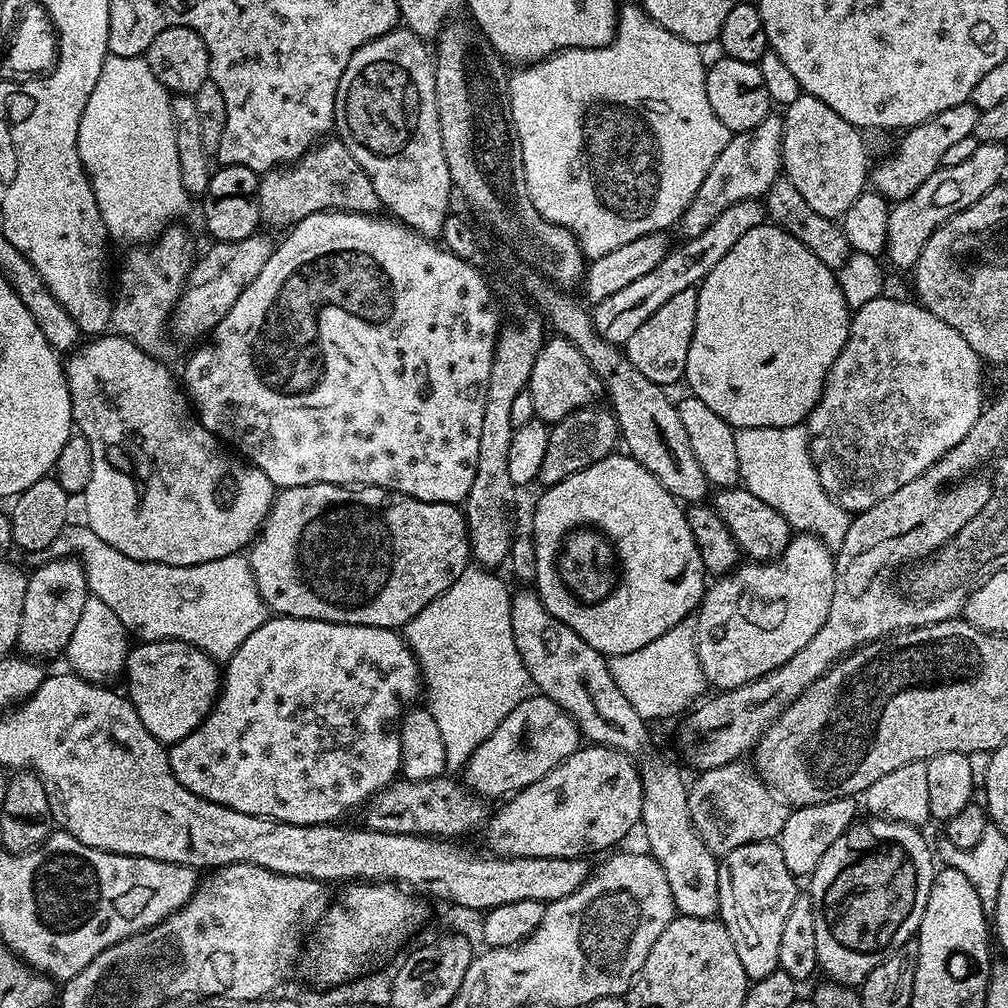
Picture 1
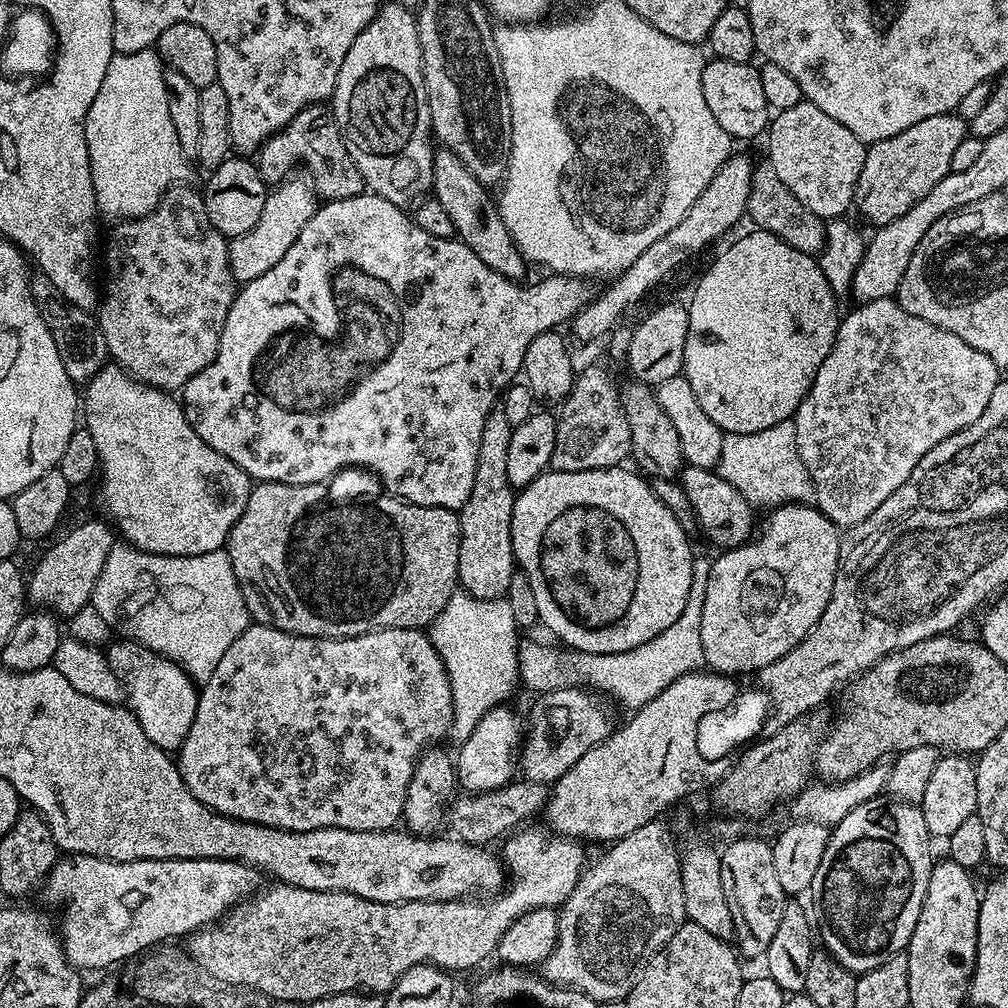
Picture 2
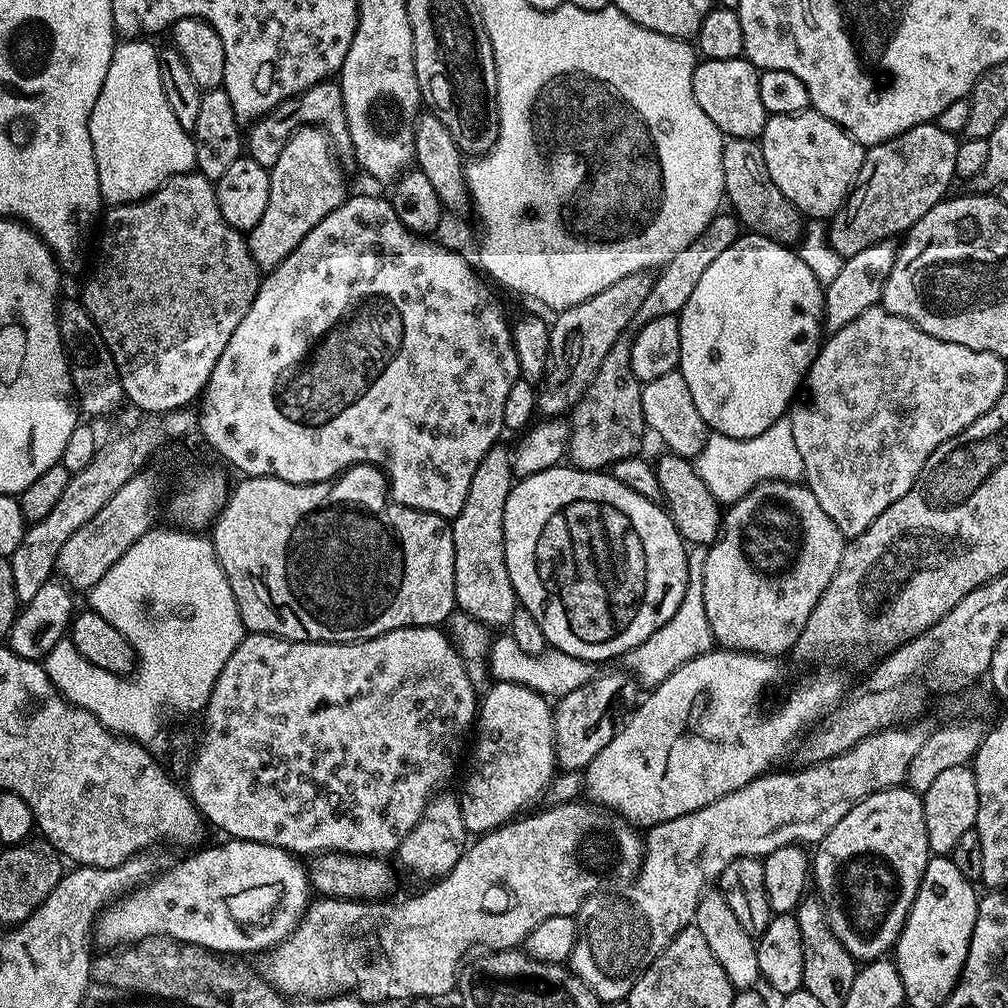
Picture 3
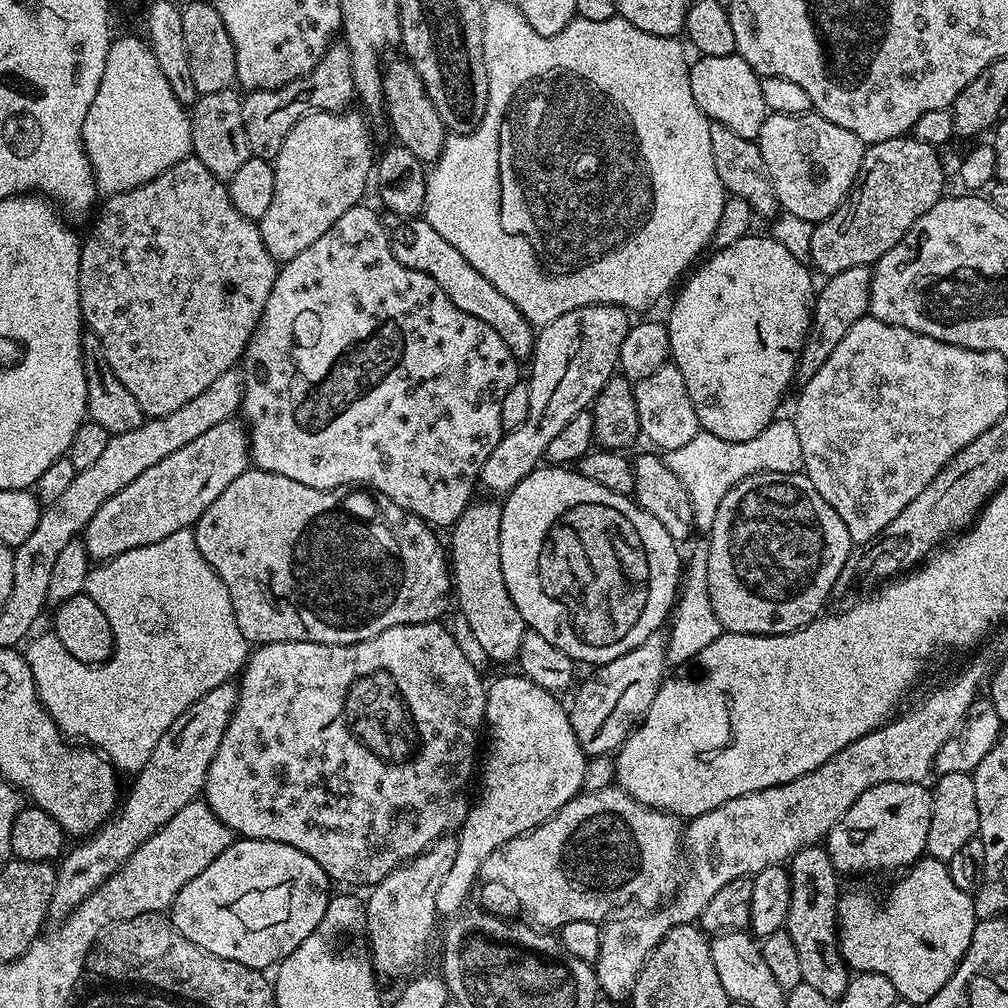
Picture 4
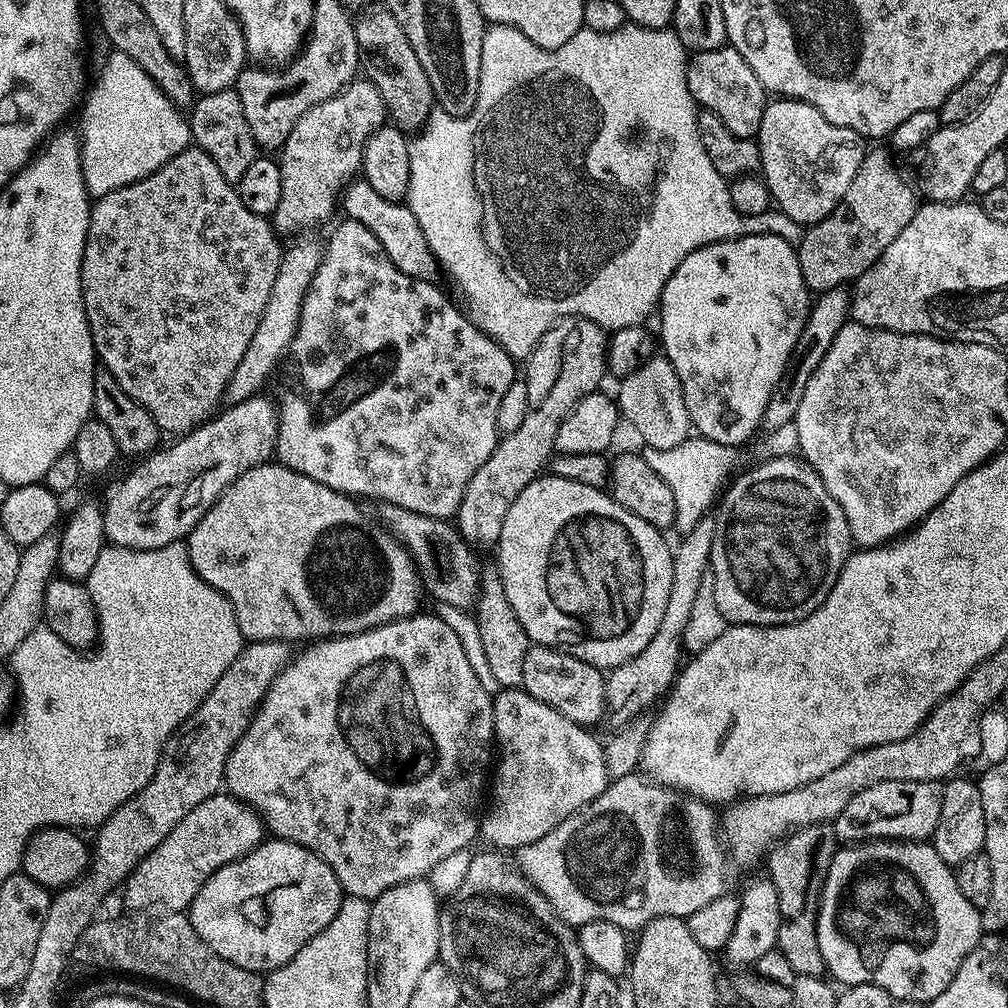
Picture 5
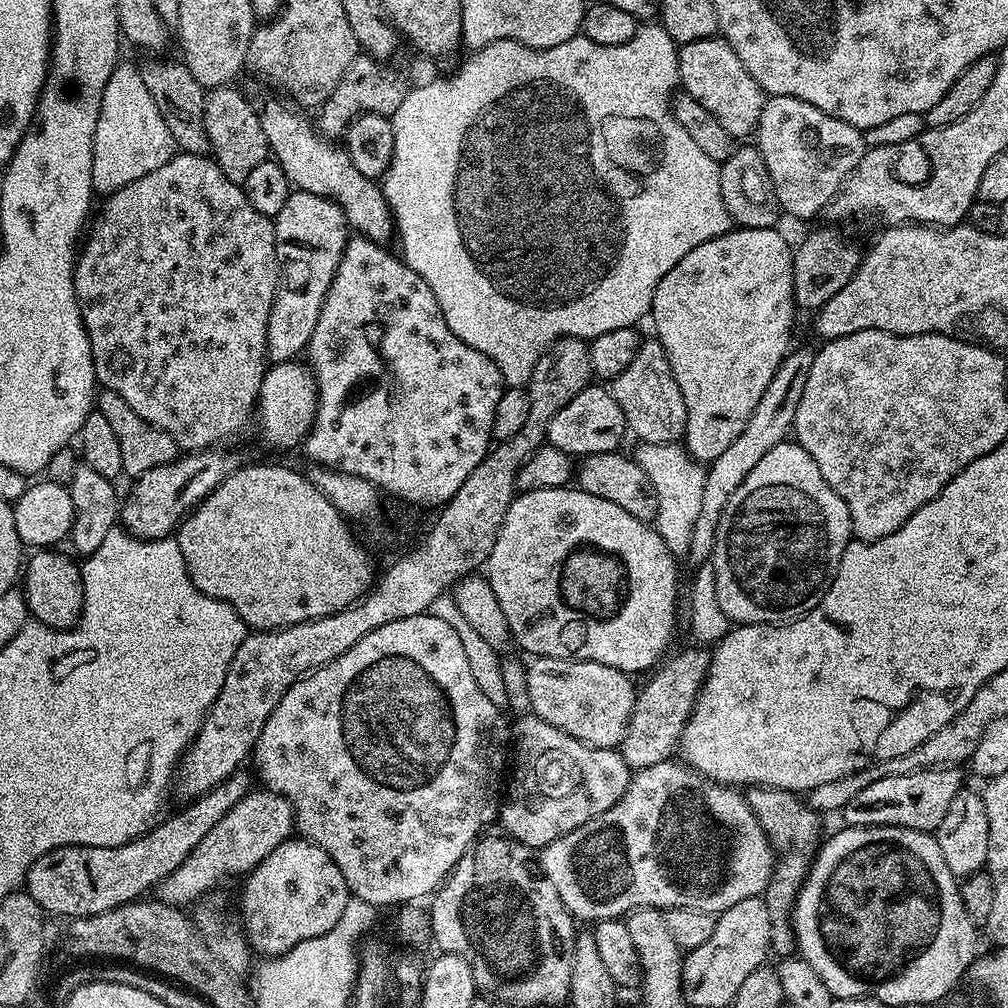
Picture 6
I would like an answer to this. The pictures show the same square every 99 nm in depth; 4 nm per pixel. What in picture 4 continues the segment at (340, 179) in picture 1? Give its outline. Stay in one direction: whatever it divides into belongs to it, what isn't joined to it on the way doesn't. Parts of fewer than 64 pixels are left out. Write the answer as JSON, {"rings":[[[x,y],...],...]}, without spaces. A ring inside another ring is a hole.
{"rings":[[[334,42],[326,54],[302,78],[281,88],[248,92],[242,99],[242,126],[246,126],[246,138],[250,142],[252,155],[263,160],[275,161],[286,134],[290,134],[293,124],[310,112],[343,112],[353,103],[356,95],[352,55],[347,43]]]}

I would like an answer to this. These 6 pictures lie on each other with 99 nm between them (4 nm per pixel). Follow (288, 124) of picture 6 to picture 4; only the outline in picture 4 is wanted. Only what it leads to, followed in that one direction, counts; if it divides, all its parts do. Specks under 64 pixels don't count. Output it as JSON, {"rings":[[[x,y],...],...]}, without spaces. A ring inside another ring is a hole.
{"rings":[[[401,219],[396,225],[391,225],[390,239],[392,253],[398,262],[410,270],[418,270],[434,278],[434,282],[442,286],[442,292],[446,298],[450,298],[450,302],[454,302],[454,306],[458,306],[458,310],[490,325],[498,338],[506,342],[517,362],[531,361],[532,352],[536,348],[537,329],[524,317],[522,310],[518,310],[518,306],[514,306],[514,302],[510,302],[510,298],[506,298],[506,294],[502,294],[494,282],[478,274],[478,270],[474,270],[474,266],[470,266],[470,262],[466,262],[466,258],[462,258],[462,254],[458,254],[458,250],[454,250],[454,246],[450,246],[450,242],[446,242],[446,238],[442,238],[442,234],[438,234],[438,230],[434,230],[428,220]]]}

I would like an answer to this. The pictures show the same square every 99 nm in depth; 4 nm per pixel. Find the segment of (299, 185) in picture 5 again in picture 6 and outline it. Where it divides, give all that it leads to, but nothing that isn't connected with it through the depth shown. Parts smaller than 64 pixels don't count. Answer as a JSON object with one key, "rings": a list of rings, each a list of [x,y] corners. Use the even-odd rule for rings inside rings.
{"rings":[[[358,54],[354,62],[342,74],[342,82],[330,94],[325,104],[319,109],[320,116],[316,119],[317,127],[324,136],[329,138],[341,137],[350,121],[361,116],[364,112],[373,112],[379,116],[392,117],[402,106],[406,85],[404,80],[394,69],[384,69],[385,65],[367,54]]]}

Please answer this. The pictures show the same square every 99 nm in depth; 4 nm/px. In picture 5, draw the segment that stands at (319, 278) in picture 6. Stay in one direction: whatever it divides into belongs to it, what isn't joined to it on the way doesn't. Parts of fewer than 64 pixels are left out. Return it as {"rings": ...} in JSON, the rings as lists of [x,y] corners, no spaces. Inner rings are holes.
{"rings":[[[300,240],[283,249],[278,266],[278,278],[274,278],[274,290],[270,290],[270,302],[266,302],[266,310],[262,314],[262,322],[258,322],[258,330],[254,330],[254,338],[250,338],[250,346],[246,346],[246,354],[242,354],[242,362],[228,383],[226,400],[228,404],[237,404],[257,395],[260,388],[272,376],[272,371],[280,364],[280,359],[289,355],[292,340],[300,325],[300,315],[308,288],[312,285],[318,266],[322,259],[322,244],[316,240]]]}

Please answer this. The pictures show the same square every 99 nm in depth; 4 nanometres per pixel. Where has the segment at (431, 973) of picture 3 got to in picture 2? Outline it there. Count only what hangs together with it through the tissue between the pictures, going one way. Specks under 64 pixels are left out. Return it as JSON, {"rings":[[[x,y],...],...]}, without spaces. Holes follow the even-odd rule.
{"rings":[[[539,827],[513,831],[503,841],[502,860],[510,873],[510,883],[500,895],[485,899],[488,900],[485,904],[479,904],[476,898],[379,904],[349,892],[306,890],[276,882],[271,885],[273,888],[241,900],[216,923],[193,932],[186,940],[187,955],[212,960],[213,970],[220,972],[221,985],[253,988],[255,992],[289,1002],[311,1002],[345,994],[386,994],[401,974],[416,964],[438,964],[445,970],[468,968],[495,953],[497,942],[512,921],[535,908],[559,909],[580,881],[586,867],[585,845]]]}

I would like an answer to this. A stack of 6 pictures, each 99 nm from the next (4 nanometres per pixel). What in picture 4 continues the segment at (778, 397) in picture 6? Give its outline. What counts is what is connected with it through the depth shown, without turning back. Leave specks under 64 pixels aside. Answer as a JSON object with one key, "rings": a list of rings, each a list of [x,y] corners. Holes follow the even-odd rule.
{"rings":[[[850,266],[850,270],[842,270],[842,274],[829,276],[823,283],[824,285],[821,288],[819,285],[814,296],[812,324],[808,327],[808,333],[800,351],[800,363],[796,365],[795,379],[800,382],[810,379],[816,373],[818,366],[822,366],[822,362],[826,362],[826,358],[830,358],[831,352],[834,351],[834,346],[838,346],[838,342],[842,342],[842,334],[846,334],[846,330],[850,330],[850,326],[854,326],[854,322],[861,320],[868,312],[872,268],[869,266]],[[661,630],[650,634],[646,642],[639,644],[634,650],[614,658],[610,662],[599,665],[592,676],[580,689],[575,689],[576,697],[570,703],[570,726],[574,726],[574,734],[582,746],[585,756],[608,756],[615,753],[624,739],[635,730],[636,725],[643,720],[644,715],[650,710],[650,702],[654,702],[654,694],[658,694],[661,684],[666,679],[666,661],[668,658],[668,634],[667,631]]]}

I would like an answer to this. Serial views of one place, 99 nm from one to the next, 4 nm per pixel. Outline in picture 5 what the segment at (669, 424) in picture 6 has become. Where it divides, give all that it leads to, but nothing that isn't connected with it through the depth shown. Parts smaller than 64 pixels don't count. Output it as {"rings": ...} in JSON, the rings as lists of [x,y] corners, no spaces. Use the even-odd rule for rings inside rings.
{"rings":[[[653,355],[634,374],[623,377],[619,381],[620,396],[618,407],[625,421],[632,423],[632,428],[645,441],[649,448],[670,450],[682,441],[689,439],[690,425],[686,398],[682,394],[682,386],[674,366],[663,355]]]}

